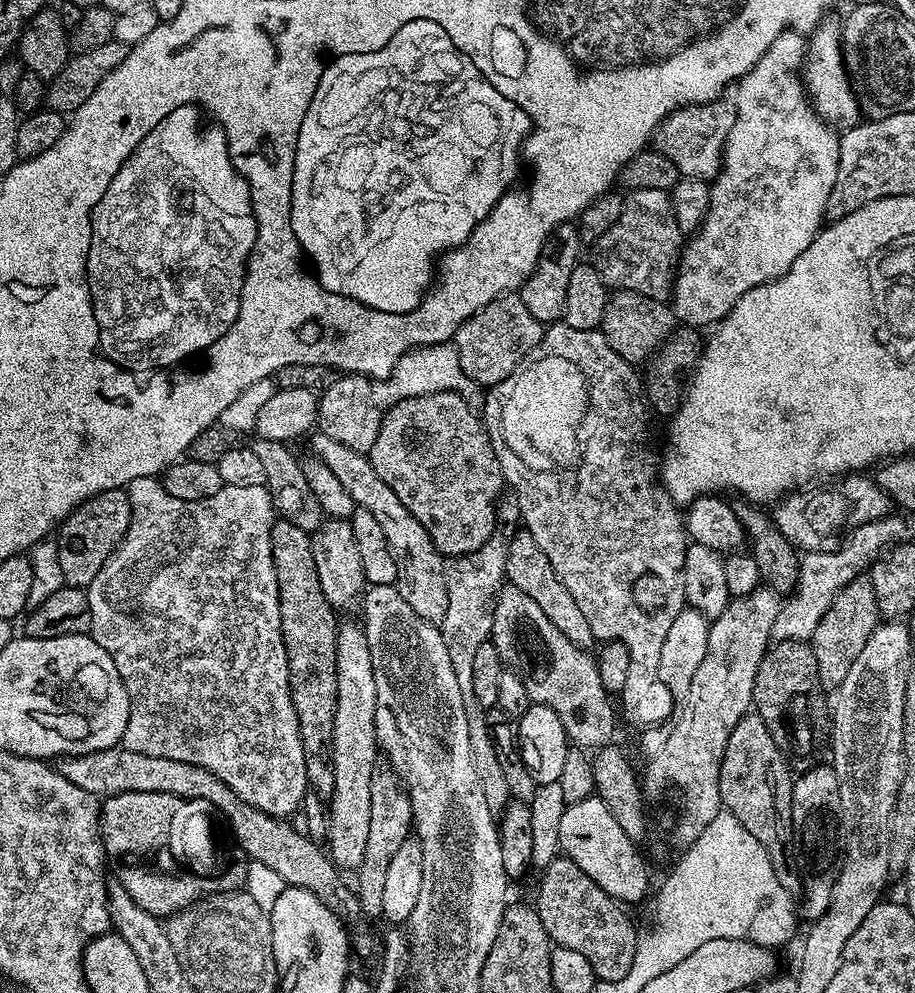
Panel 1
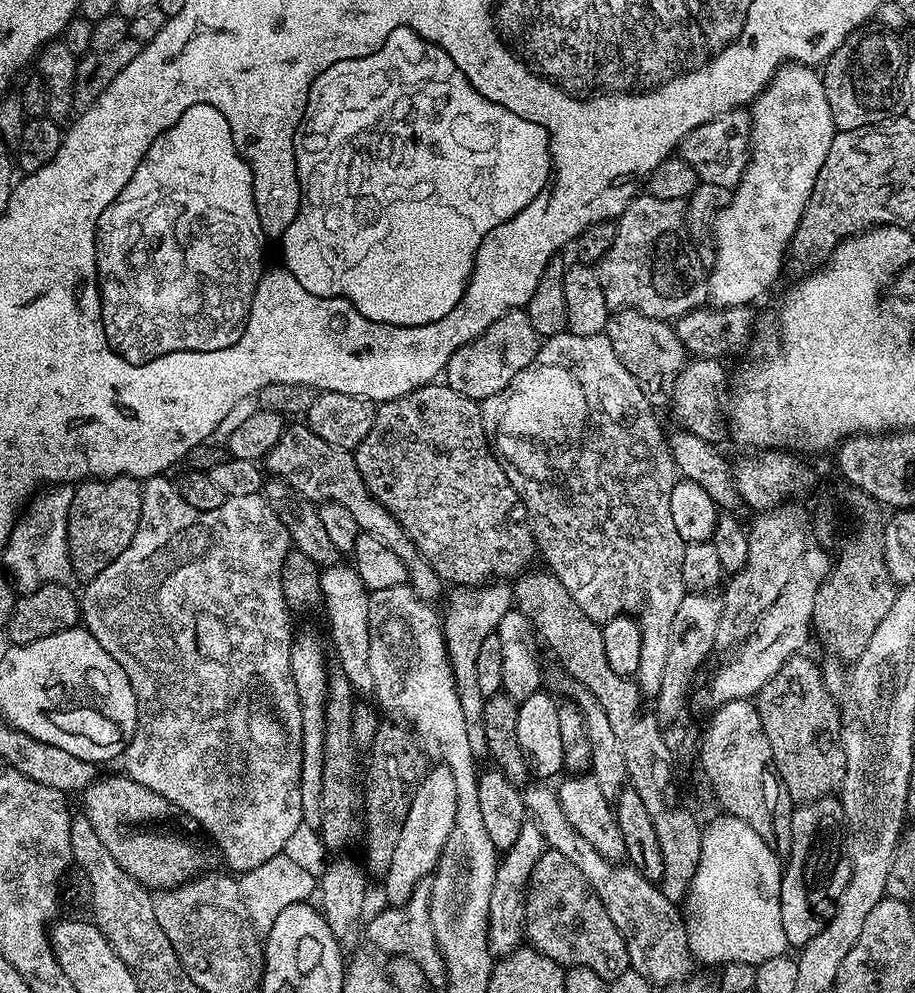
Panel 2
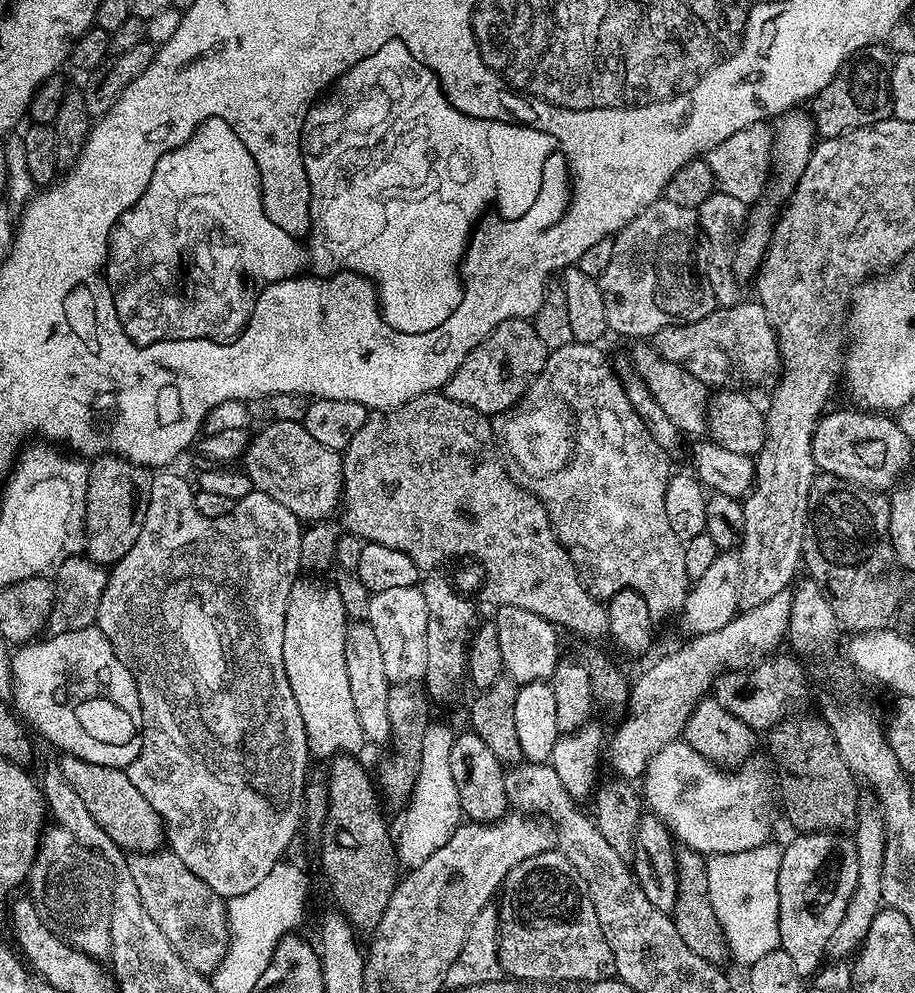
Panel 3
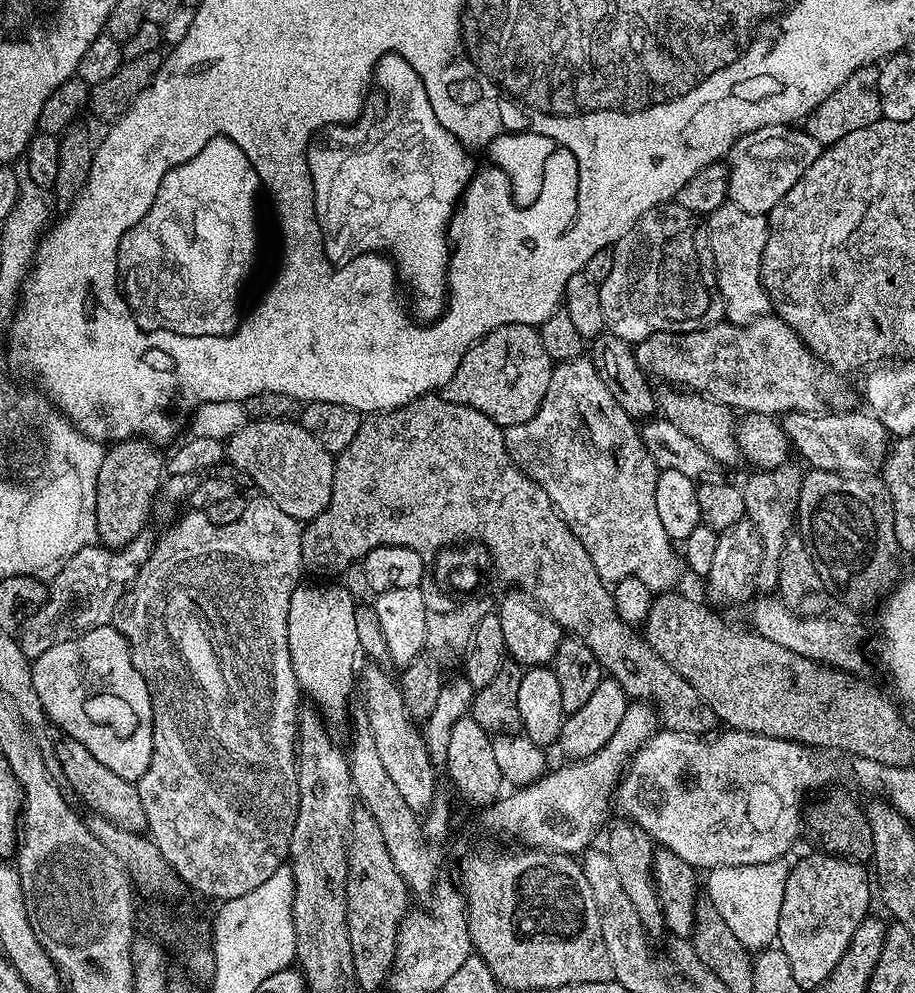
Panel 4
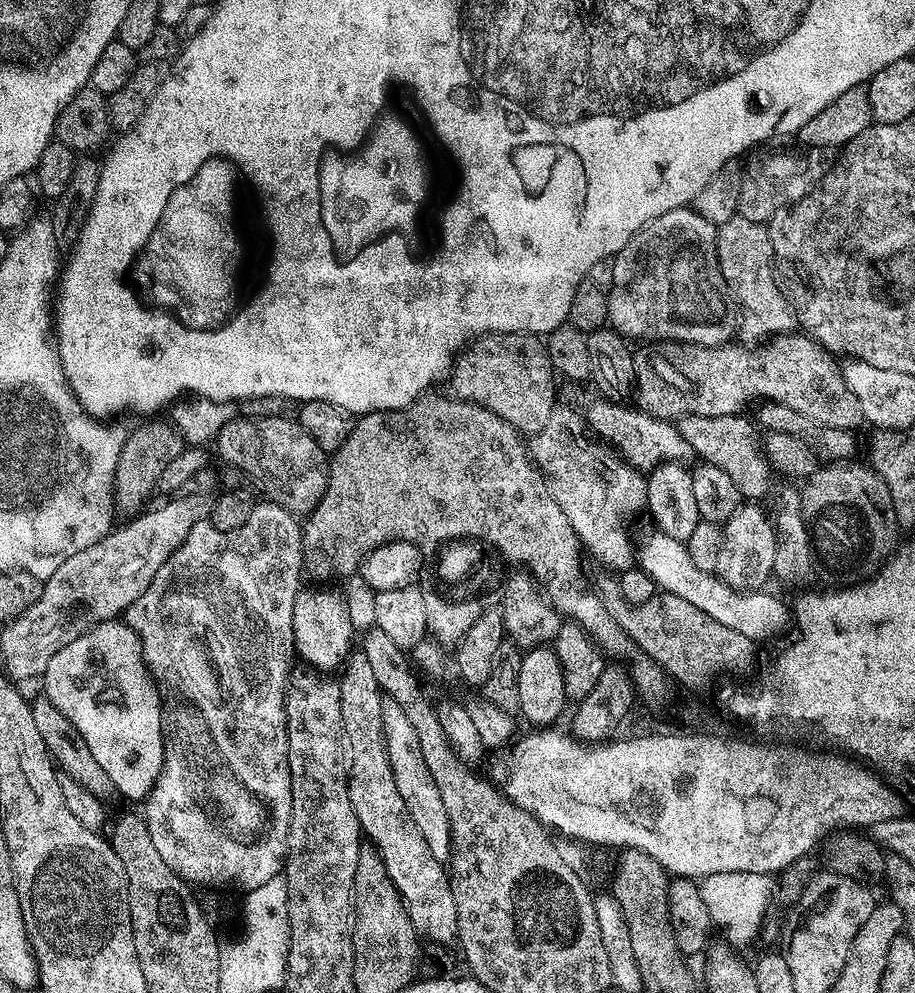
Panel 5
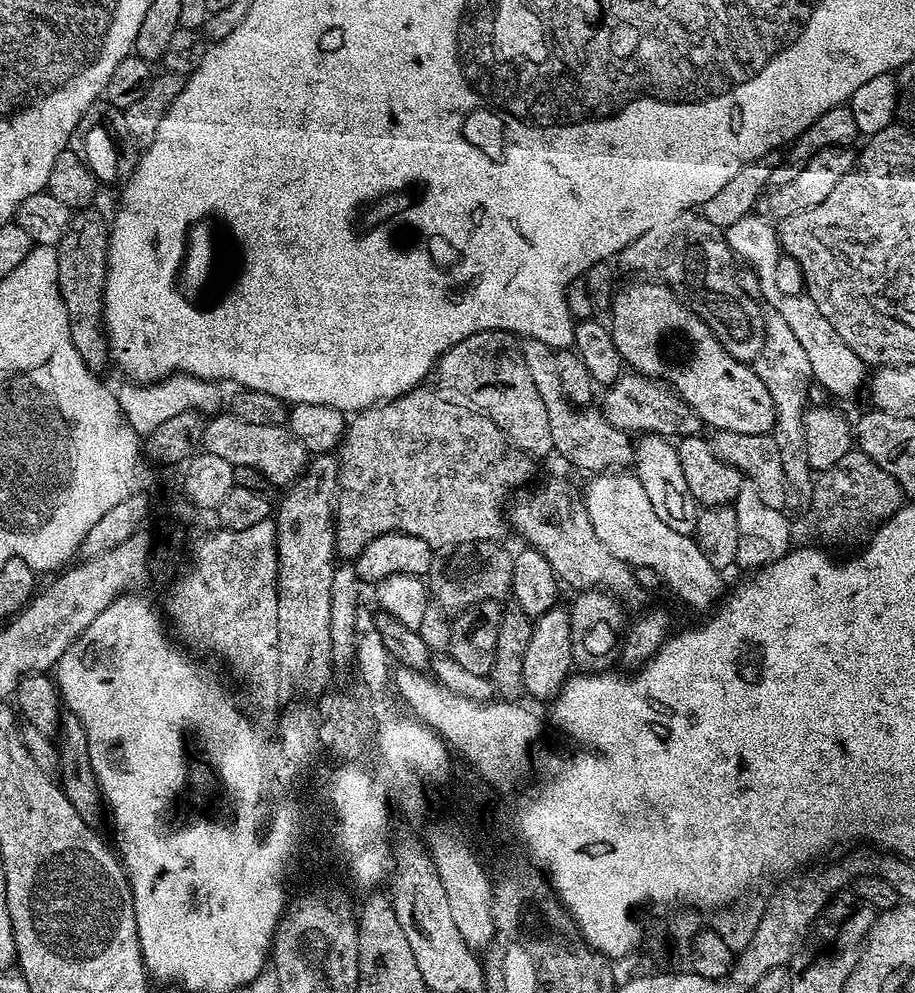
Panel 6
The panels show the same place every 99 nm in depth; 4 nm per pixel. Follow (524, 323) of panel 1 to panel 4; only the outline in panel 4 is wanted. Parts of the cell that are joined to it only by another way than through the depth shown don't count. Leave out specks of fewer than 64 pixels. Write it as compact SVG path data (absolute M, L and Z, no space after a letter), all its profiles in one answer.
M504 324L482 337L464 355L458 370L454 370L454 378L450 378L446 389L446 398L455 404L470 406L489 416L495 424L509 428L534 418L538 406L542 406L542 398L546 396L546 386L550 386L553 367L554 362L546 354L546 346L542 346L540 333L533 325Z

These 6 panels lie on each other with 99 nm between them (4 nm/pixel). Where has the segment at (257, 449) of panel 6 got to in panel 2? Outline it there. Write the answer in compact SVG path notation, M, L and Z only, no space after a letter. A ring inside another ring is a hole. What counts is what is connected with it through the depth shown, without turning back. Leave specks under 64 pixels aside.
M292 422L284 429L284 433L274 442L274 446L268 451L266 468L273 477L279 478L292 489L297 497L308 502L331 502L346 506L350 510L354 522L358 522L361 532L370 534L382 542L382 546L390 546L408 571L408 587L418 594L420 600L436 602L440 596L442 581L439 574L422 558L422 554L414 546L414 542L402 530L402 526L386 510L386 506L379 504L370 494L370 490L362 482L362 474L356 465L356 457L349 449L330 446L318 434L308 429L307 423ZM300 423L300 424L296 424ZM268 464L268 468L267 468Z

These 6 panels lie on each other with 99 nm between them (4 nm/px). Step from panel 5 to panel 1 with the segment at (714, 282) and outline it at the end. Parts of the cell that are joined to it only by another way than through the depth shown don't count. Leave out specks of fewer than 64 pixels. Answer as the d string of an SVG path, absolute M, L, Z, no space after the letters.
M634 188L624 196L622 215L591 245L590 263L609 289L625 288L664 300L671 293L682 248L682 233L668 192Z

